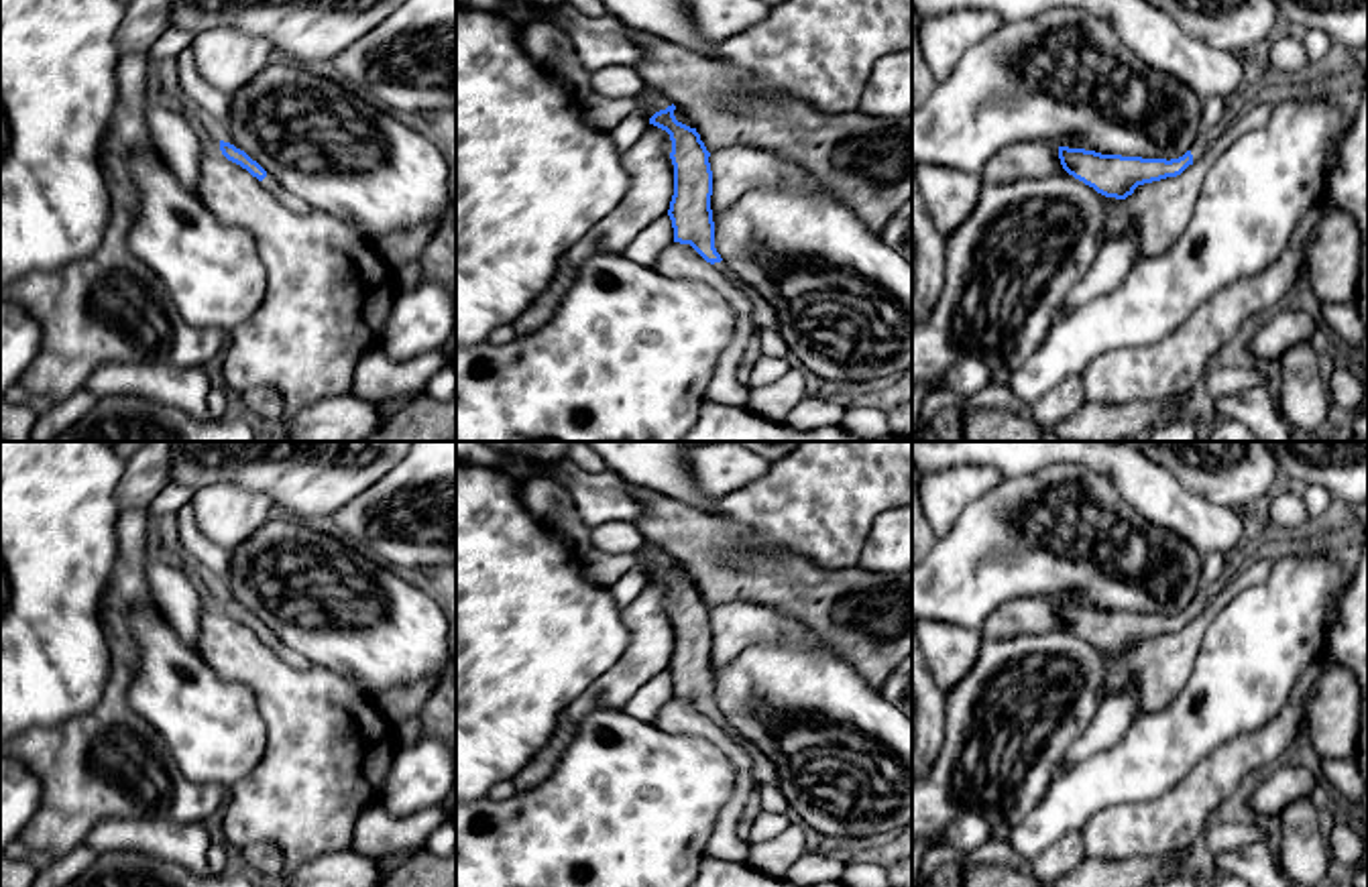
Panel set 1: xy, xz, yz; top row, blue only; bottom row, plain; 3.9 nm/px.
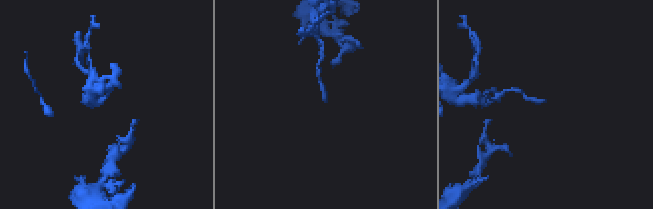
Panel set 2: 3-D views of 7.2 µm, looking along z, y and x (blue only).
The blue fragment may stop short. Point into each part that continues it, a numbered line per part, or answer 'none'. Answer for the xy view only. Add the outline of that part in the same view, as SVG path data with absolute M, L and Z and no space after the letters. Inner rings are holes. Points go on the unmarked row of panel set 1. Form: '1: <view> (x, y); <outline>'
1: xy (290, 656); M267 629L267 633L261 637L263 643L277 655L281 657L285 663L297 667L297 669L311 669L314 663L303 657L301 653L297 653L295 649L287 647L285 643L281 643L273 631Z

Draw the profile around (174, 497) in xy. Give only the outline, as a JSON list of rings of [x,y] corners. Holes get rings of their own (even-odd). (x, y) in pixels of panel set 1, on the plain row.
[[[173,480],[149,507],[153,525],[167,525],[181,507],[191,502],[191,498],[193,490]]]

